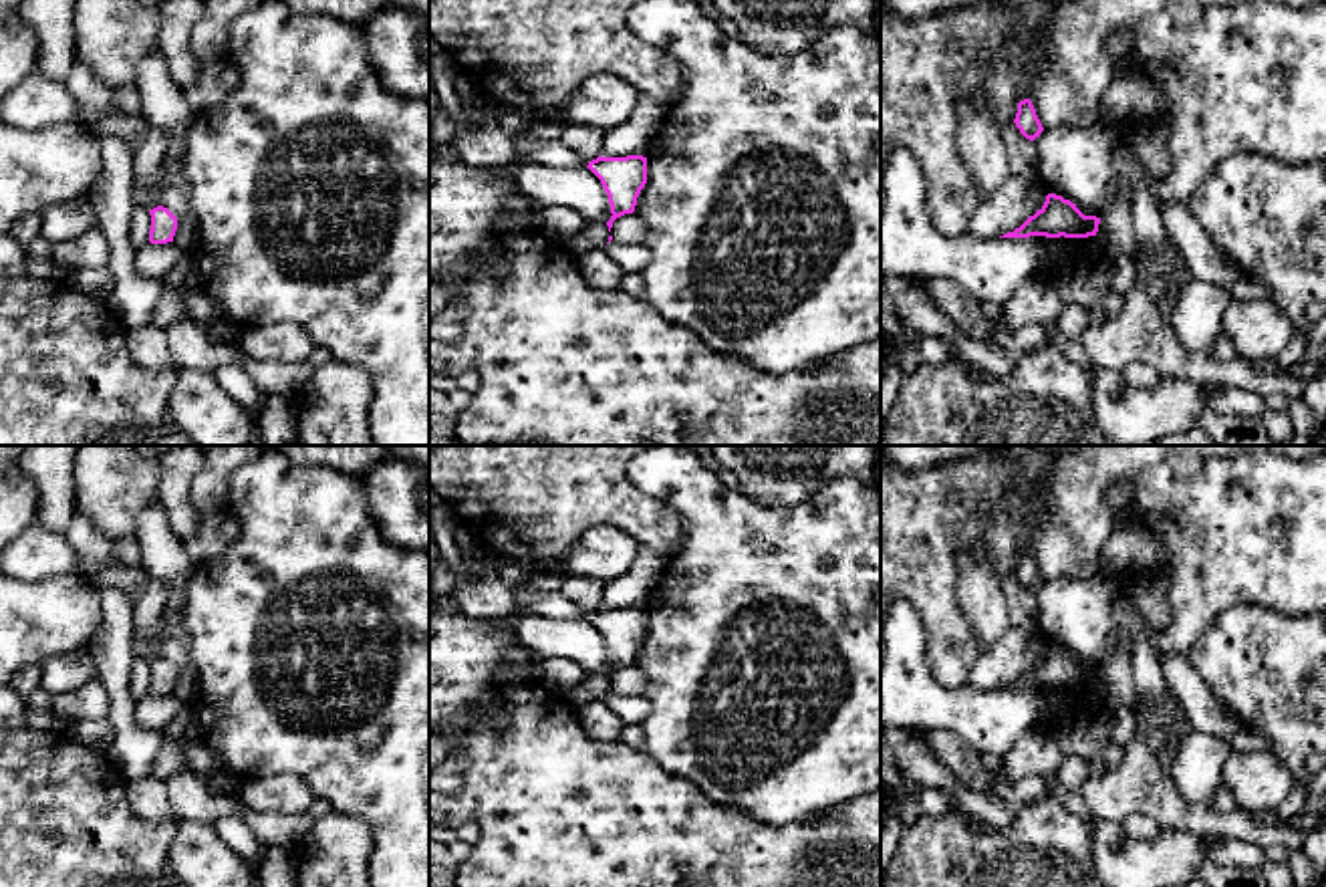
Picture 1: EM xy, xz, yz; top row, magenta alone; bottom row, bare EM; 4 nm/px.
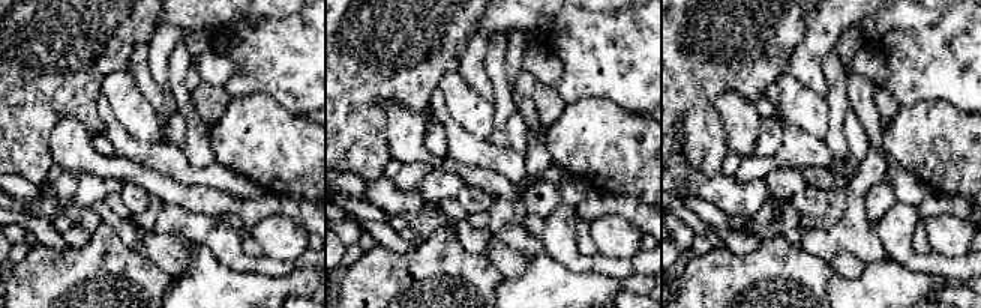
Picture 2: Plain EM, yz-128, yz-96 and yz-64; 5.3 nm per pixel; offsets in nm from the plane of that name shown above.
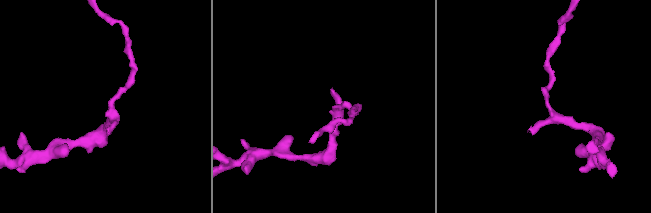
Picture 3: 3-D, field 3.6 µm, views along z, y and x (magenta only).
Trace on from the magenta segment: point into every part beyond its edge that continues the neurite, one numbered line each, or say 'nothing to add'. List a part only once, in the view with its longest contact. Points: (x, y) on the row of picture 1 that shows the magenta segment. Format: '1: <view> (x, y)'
nothing to add

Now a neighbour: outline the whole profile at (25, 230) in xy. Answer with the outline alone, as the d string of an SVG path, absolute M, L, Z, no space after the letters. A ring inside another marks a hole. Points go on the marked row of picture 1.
M28 214L10 228L8 232L20 246L28 246L36 236L42 234L42 216Z

